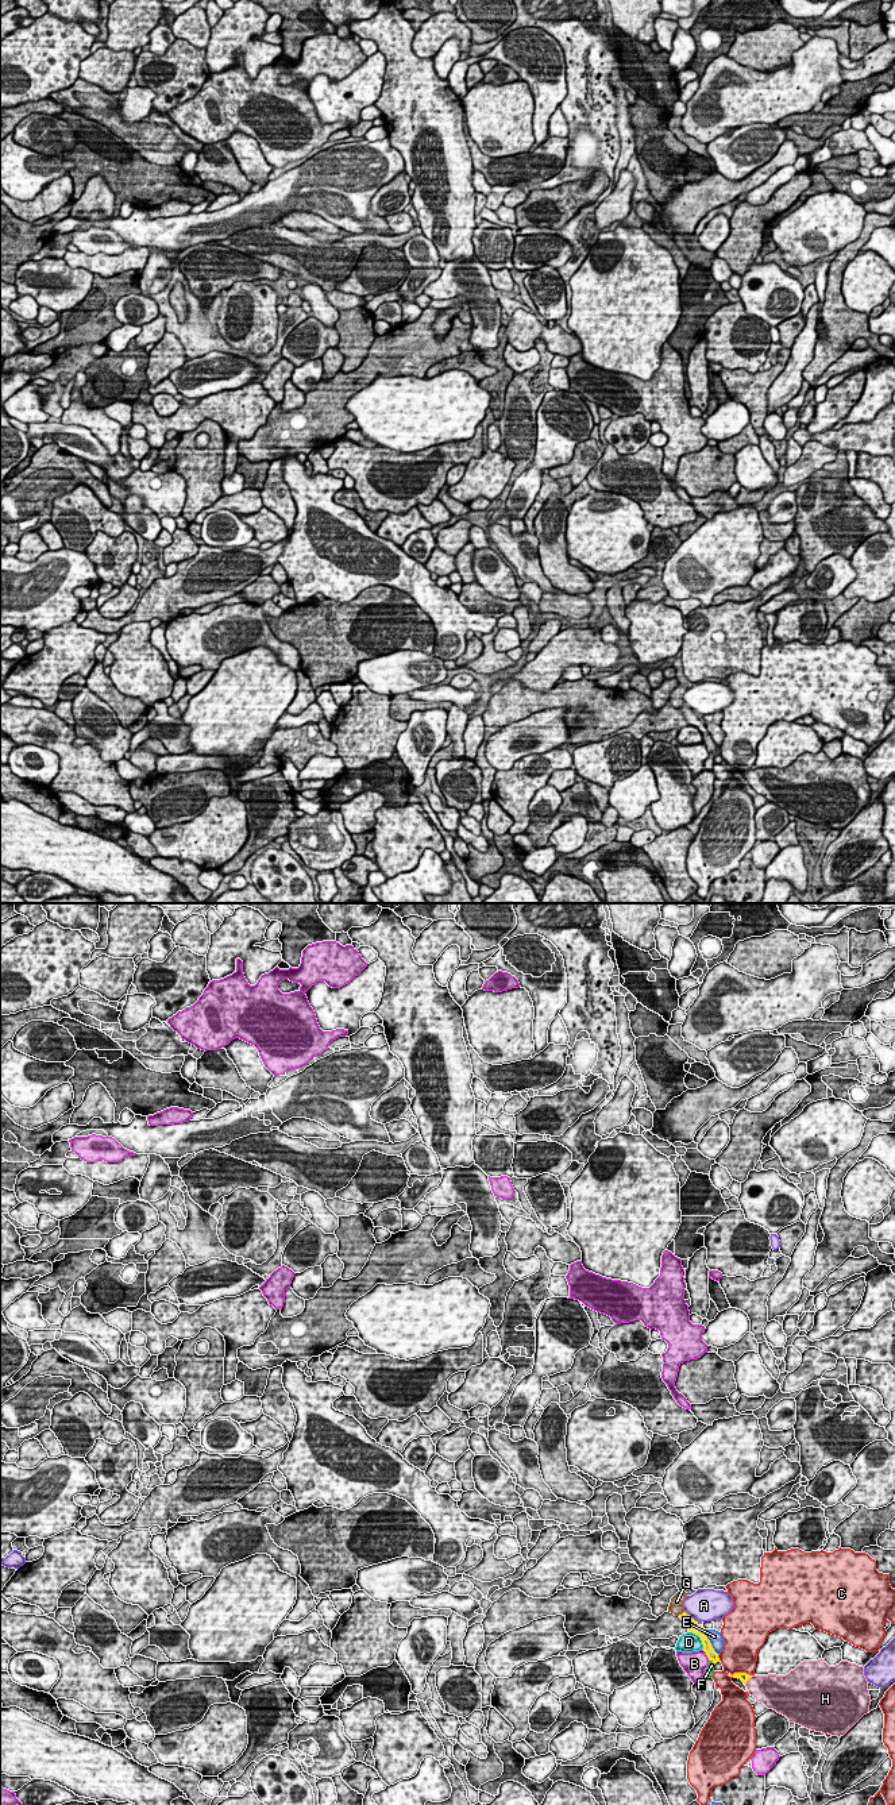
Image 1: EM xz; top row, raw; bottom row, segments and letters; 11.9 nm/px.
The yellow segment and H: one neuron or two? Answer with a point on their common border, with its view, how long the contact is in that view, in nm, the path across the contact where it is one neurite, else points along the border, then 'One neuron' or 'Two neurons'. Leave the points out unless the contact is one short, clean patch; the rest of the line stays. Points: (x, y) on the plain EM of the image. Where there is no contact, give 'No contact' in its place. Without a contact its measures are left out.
Touches yellow at xz (747, 772). Shared border 150 nm. Path across: xz (744, 770), (747, 772), (764, 780). One neuron

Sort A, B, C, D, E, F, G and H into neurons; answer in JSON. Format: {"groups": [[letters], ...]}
{"groups": [["A"], ["B"], ["C"], ["D"], ["E"], ["F"], ["G"], ["H"]]}

